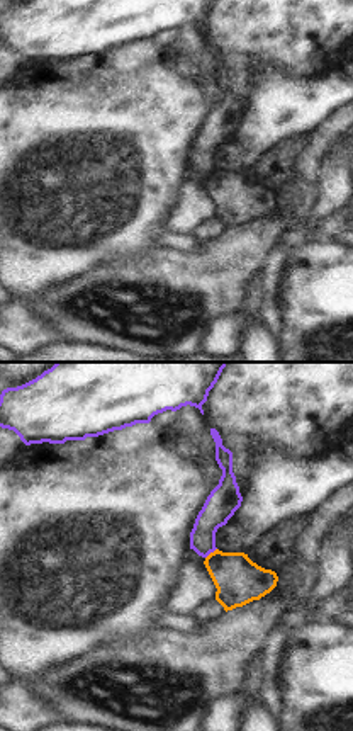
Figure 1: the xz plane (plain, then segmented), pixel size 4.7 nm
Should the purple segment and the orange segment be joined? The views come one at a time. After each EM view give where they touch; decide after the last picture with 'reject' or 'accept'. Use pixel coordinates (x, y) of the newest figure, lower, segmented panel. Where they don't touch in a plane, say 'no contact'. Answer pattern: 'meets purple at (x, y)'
meets purple at (211, 551)

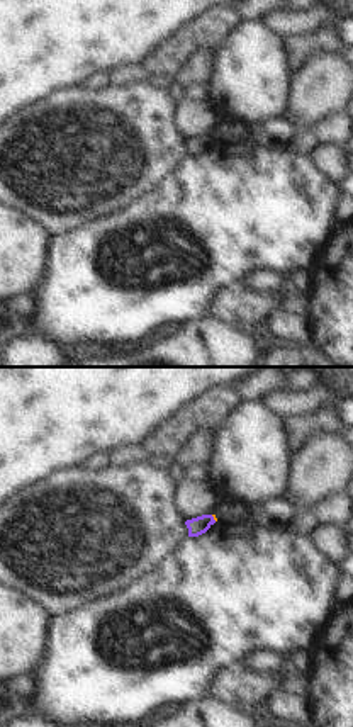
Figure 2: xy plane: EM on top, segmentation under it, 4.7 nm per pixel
meets purple at (212, 518)

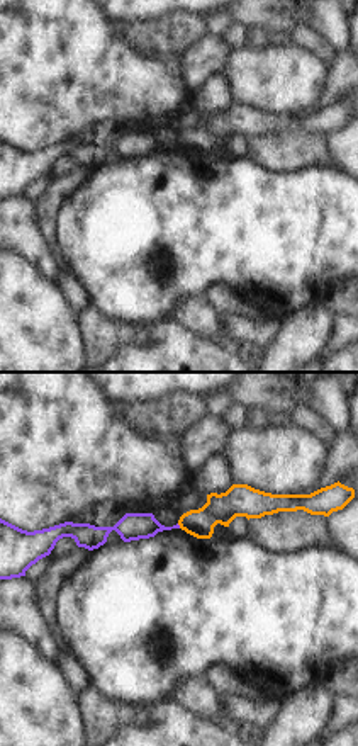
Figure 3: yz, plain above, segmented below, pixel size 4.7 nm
meets purple at (178, 525)

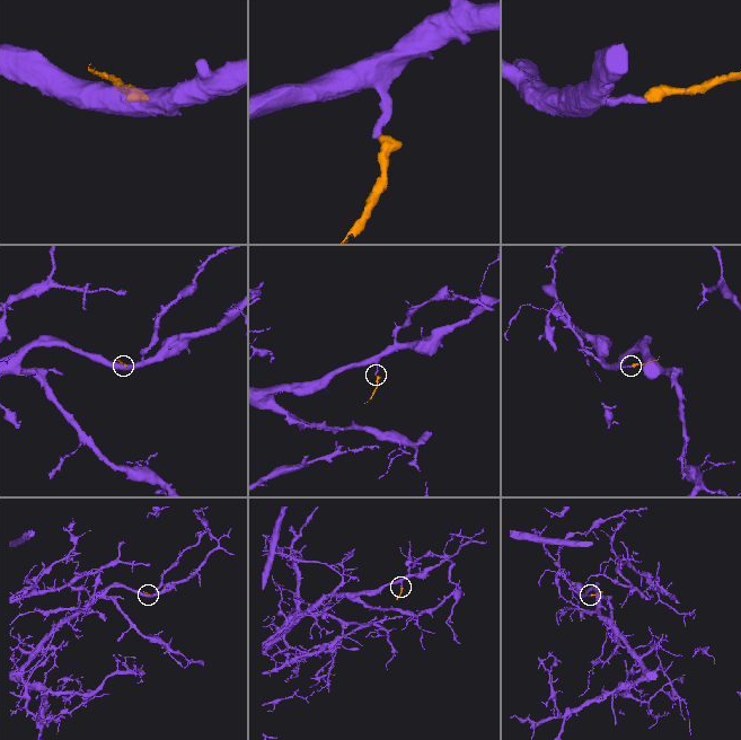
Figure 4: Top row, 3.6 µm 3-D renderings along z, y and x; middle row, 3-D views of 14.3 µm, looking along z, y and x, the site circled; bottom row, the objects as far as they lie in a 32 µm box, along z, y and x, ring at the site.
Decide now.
reject

